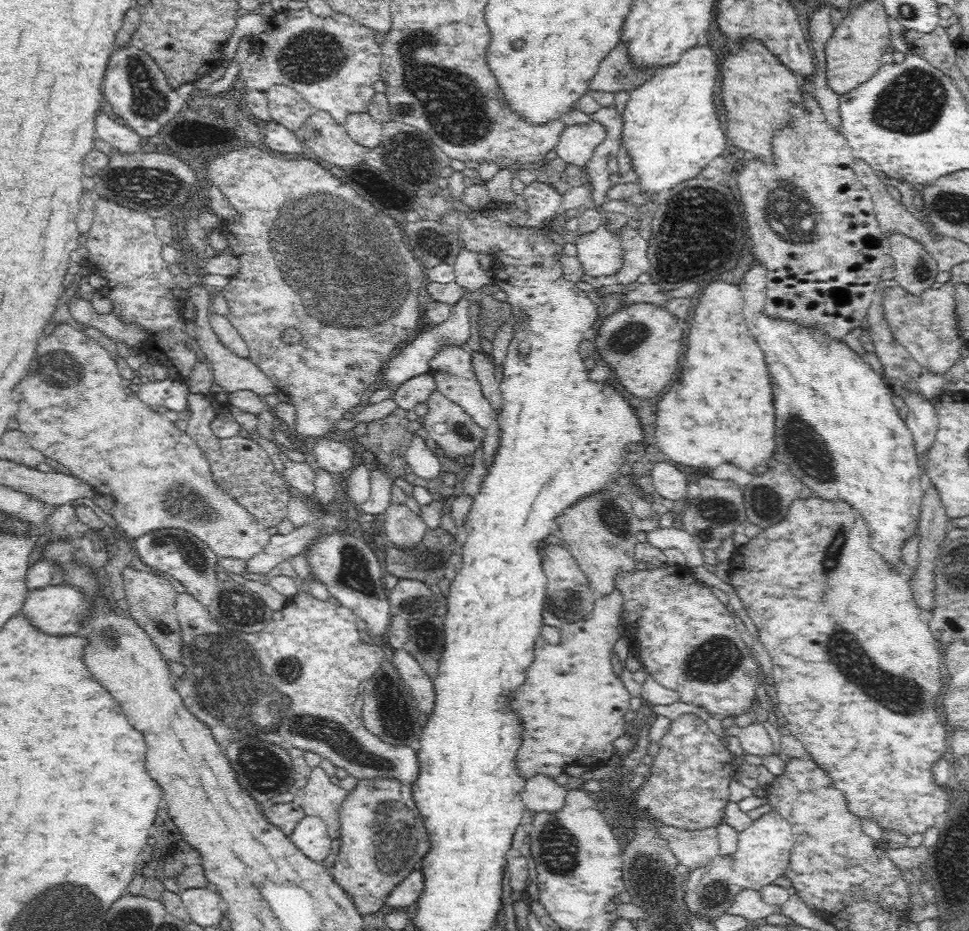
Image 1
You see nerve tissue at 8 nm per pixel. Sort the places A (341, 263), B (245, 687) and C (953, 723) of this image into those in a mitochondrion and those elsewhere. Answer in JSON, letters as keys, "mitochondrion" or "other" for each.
{"A":"mitochondrion","B":"mitochondrion","C":"other"}

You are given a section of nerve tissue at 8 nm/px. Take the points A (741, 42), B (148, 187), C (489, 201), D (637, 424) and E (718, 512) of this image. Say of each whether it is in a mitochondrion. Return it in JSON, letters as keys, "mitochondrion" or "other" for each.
{"A":"other","B":"mitochondrion","C":"other","D":"other","E":"mitochondrion"}

